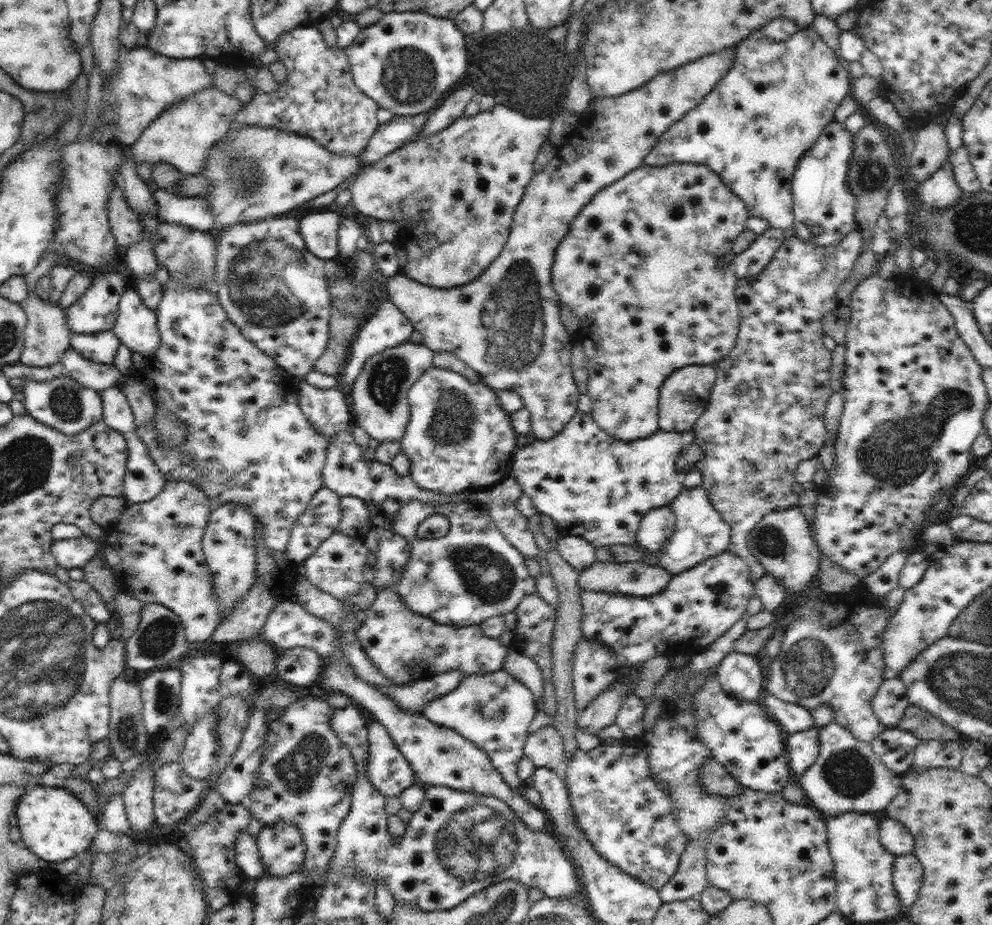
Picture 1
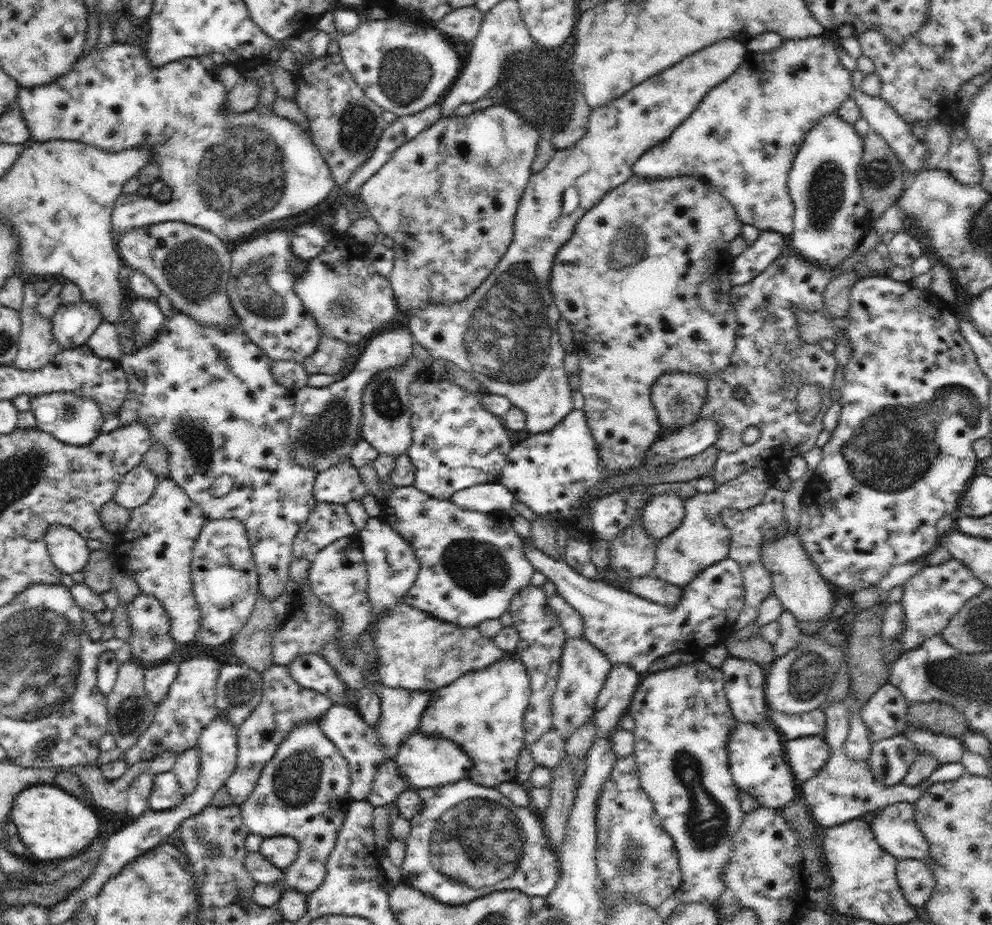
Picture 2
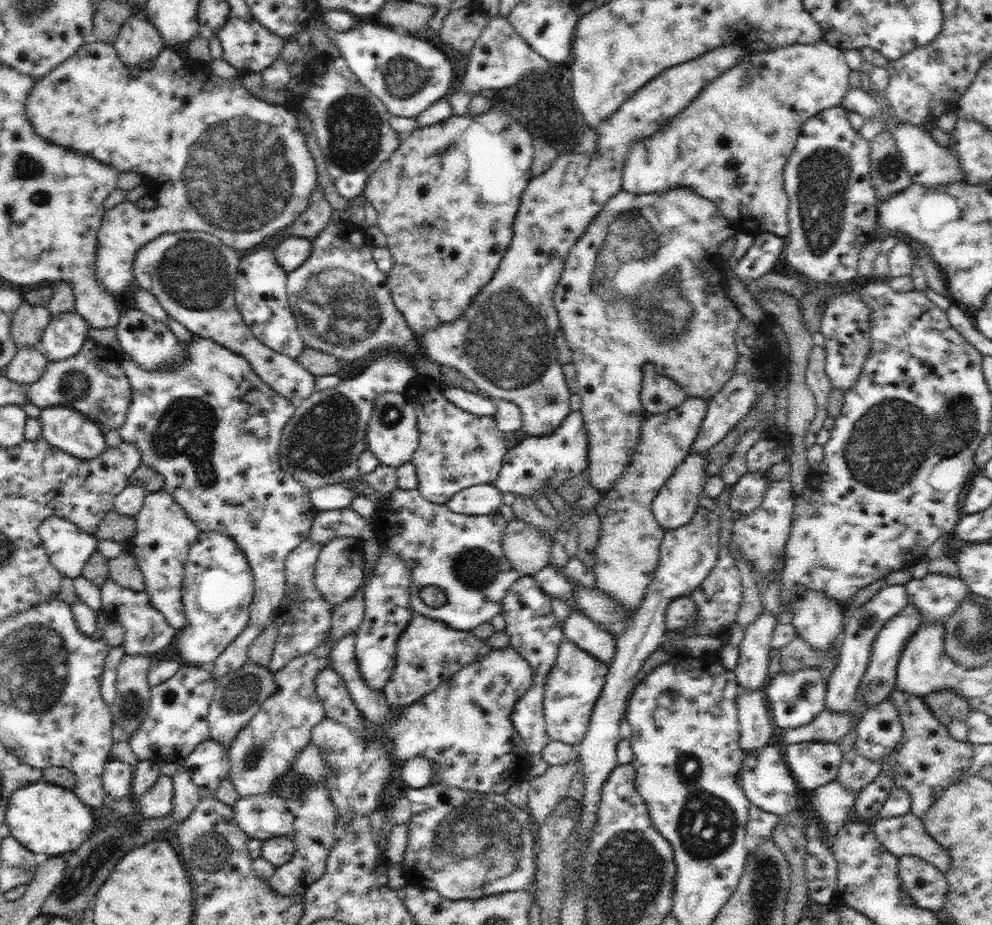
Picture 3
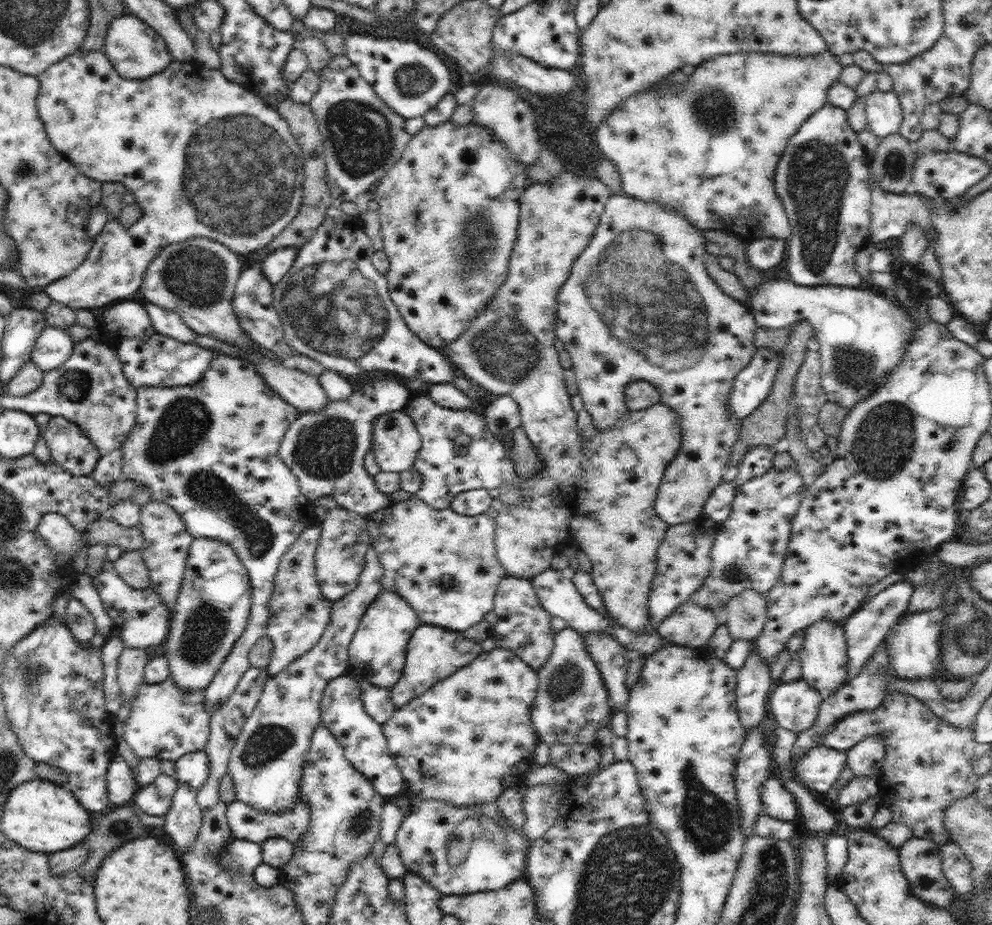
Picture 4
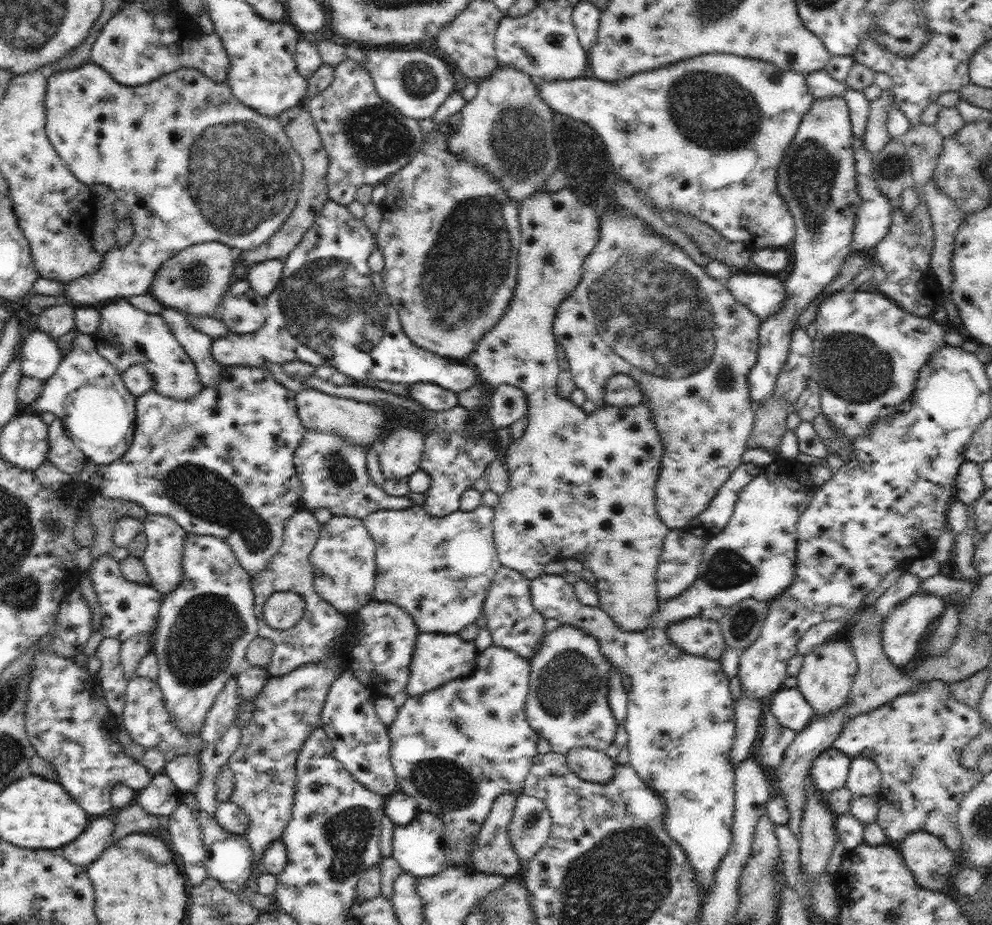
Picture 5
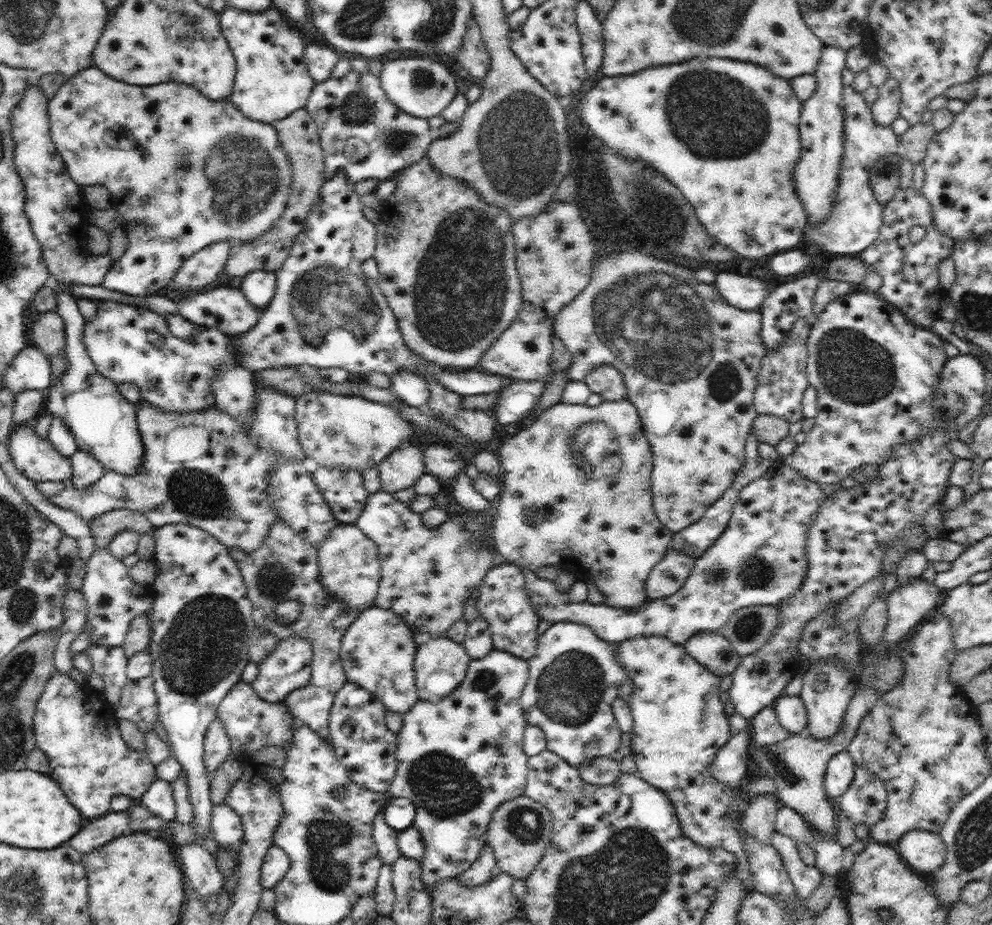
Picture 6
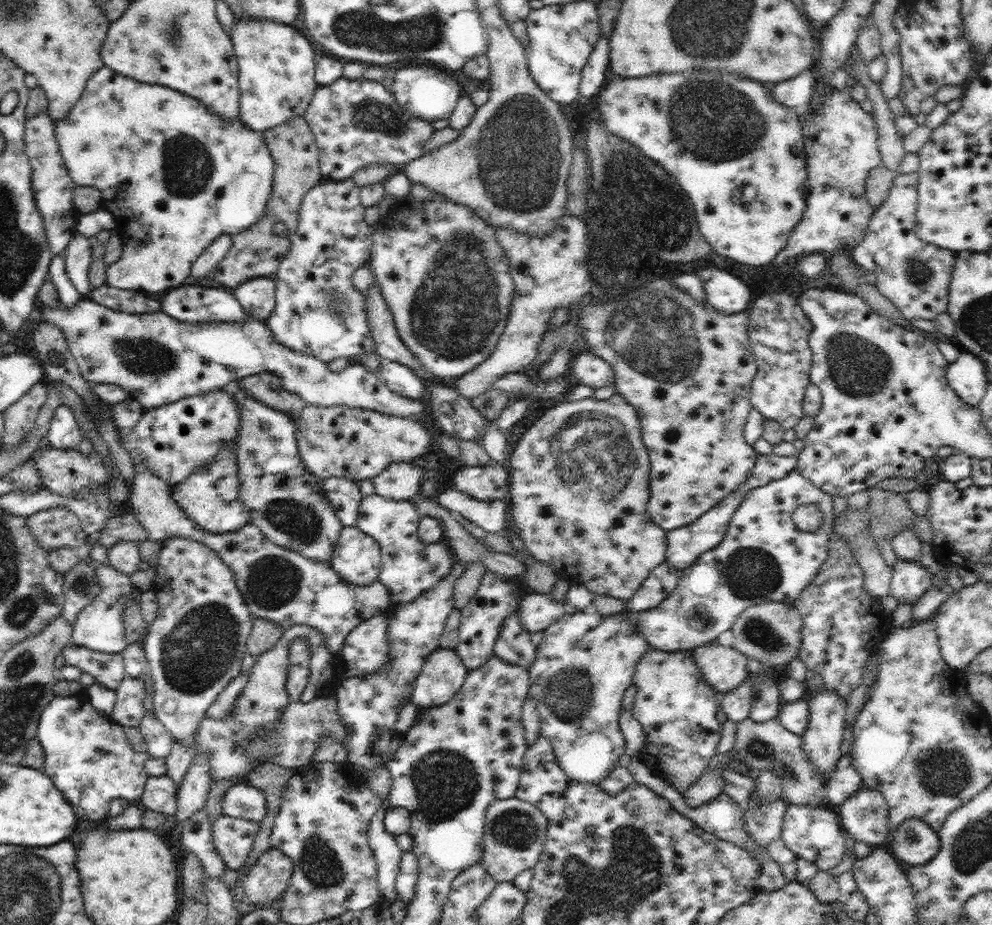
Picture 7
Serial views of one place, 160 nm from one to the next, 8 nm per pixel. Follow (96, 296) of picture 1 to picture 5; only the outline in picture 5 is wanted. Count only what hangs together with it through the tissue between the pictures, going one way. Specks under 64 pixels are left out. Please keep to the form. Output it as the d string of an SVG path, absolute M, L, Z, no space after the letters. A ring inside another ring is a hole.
M37 329L27 334L20 357L20 370L24 376L44 382L56 372L61 360L56 338Z

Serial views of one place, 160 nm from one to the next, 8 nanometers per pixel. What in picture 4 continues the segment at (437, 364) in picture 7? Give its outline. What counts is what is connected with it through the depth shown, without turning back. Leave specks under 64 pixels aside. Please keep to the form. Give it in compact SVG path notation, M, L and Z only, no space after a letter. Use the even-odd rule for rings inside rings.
M449 120L414 133L402 158L371 189L378 202L382 249L389 258L389 295L422 342L439 350L454 342L504 284L518 236L519 198L528 182L521 162L487 128L477 123L454 125Z

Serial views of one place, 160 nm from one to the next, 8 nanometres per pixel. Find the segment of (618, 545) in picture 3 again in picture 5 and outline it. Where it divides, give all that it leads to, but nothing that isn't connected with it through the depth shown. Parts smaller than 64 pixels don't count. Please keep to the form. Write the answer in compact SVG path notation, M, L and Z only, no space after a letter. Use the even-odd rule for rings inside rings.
M569 187L557 192L546 192L544 189L539 190L518 205L521 242L517 258L518 284L515 288L514 296L510 301L506 314L494 325L494 328L490 332L487 332L479 340L474 352L465 361L475 369L481 382L491 384L494 388L502 385L521 388L527 398L528 425L520 439L514 441L514 444L507 444L503 450L503 452L508 452L506 468L508 473L510 473L510 484L508 484L508 490L502 496L499 496L500 502L498 506L494 507L493 541L502 566L522 573L522 576L528 578L530 581L541 576L549 561L563 561L567 558L574 558L580 561L584 567L592 571L596 578L599 607L604 612L607 612L610 618L613 618L617 627L623 631L642 631L648 628L648 626L651 626L655 620L655 612L659 605L655 577L659 558L663 551L664 541L666 535L669 533L668 526L659 518L655 506L656 482L658 482L660 476L662 454L664 454L663 440L656 428L651 410L643 402L636 406L626 408L607 404L604 408L596 409L592 413L585 413L582 407L576 406L570 399L560 396L557 391L557 380L561 368L557 361L556 346L558 346L558 342L554 336L553 322L556 318L558 307L578 286L582 278L582 265L585 263L585 258L594 250L594 246L598 243L600 229L598 217L601 214L597 212L594 205L585 205L582 203L574 195L573 189Z

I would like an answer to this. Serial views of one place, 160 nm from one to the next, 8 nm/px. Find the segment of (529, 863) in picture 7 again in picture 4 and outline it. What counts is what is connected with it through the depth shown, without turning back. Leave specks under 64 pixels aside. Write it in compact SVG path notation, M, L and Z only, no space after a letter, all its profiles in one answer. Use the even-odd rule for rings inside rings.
M539 784L525 788L523 796L523 813L525 825L524 838L531 844L542 838L555 823L559 809L559 792L555 786Z

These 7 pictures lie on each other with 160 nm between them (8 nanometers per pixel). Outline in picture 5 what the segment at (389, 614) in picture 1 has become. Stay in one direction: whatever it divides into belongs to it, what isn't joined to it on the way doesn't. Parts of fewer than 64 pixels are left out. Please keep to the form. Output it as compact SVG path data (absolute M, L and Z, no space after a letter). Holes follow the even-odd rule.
M419 633L410 665L411 675L405 693L410 697L420 695L468 674L474 670L477 656L478 650L475 641L464 640L457 633Z

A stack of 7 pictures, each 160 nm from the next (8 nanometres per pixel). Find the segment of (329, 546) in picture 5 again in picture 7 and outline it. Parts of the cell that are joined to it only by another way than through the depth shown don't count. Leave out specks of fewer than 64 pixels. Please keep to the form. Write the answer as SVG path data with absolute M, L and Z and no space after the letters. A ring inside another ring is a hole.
M344 526L330 566L346 584L358 588L372 586L381 572L379 542L357 526Z

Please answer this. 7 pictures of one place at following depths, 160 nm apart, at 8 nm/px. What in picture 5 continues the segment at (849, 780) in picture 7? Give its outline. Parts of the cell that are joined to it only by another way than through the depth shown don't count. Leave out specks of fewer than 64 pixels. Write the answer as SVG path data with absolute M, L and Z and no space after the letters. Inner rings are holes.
M832 746L823 750L813 761L810 776L818 792L834 792L844 788L851 765L851 758Z

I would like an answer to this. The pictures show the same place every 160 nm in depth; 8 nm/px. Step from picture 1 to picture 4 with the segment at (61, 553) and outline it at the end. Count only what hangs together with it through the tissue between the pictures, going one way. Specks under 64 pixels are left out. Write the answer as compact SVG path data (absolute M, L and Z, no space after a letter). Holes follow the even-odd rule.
M154 500L141 508L139 525L145 538L140 551L150 573L150 587L157 592L173 615L176 599L182 589L188 551L195 538L187 531L186 524L170 505ZM48 513L40 521L38 532L44 542L57 553L62 553L72 564L76 552L88 546L85 532L74 528L64 516L57 513Z

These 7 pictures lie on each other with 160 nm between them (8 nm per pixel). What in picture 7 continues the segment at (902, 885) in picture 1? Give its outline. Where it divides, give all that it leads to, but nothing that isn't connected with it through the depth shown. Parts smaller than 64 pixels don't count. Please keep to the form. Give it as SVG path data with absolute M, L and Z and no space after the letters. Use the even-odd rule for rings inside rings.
M908 819L892 834L892 852L900 862L918 866L929 863L940 850L937 831L922 819Z

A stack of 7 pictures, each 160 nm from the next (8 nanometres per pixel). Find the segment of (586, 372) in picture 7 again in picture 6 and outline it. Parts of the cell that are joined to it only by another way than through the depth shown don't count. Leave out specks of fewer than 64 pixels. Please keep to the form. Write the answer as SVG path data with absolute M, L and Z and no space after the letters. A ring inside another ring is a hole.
M602 363L591 370L583 380L591 391L600 394L604 401L620 400L627 396L622 373L611 364Z

